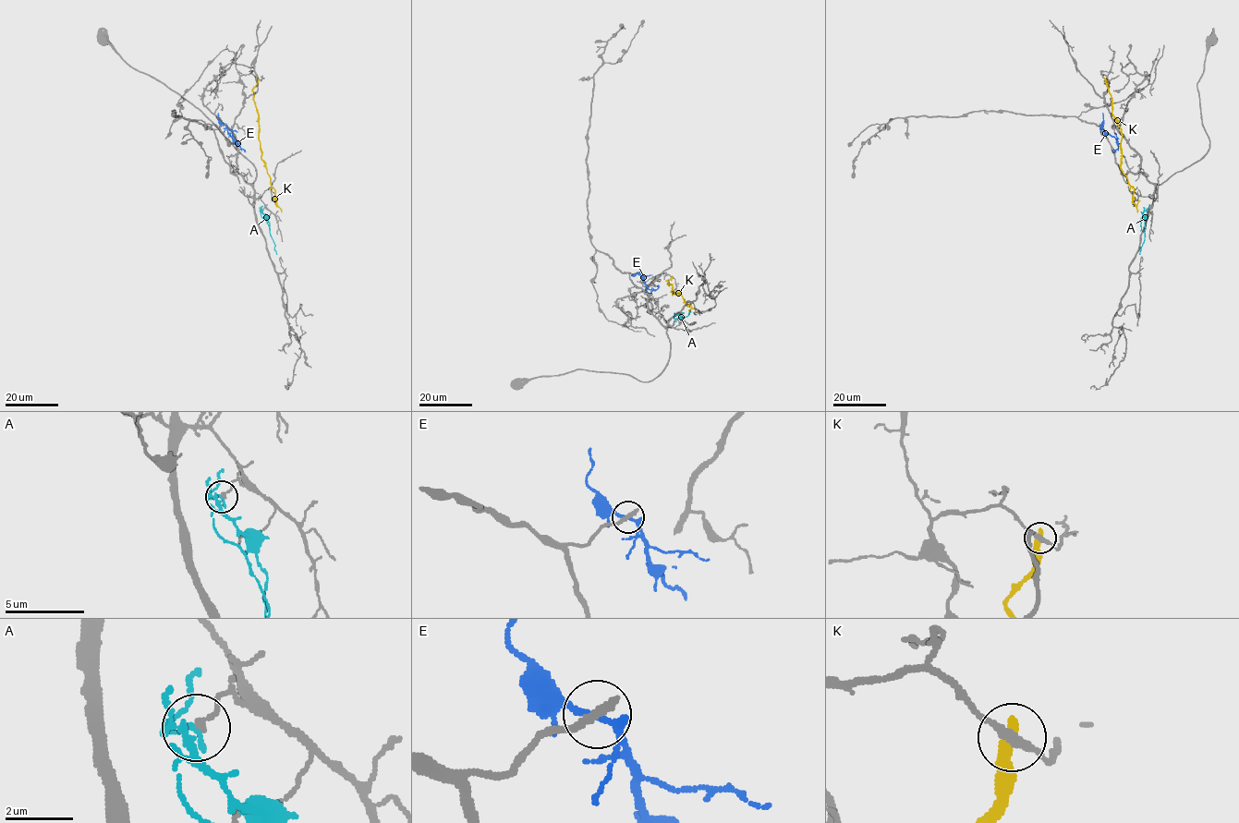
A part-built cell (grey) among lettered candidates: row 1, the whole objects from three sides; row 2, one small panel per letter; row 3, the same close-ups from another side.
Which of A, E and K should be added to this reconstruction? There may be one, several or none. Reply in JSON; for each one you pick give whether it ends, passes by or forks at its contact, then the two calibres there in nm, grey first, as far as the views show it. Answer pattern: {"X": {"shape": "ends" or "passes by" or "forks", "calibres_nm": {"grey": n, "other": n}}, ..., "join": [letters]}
{"join": []}

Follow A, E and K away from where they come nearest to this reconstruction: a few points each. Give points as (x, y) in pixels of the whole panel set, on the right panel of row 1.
A: (1147, 211), (1142, 216), (1145, 240), (1139, 254)
E: (1100, 125), (1117, 141), (1117, 149), (1112, 151)
K: (1105, 79), (1112, 115), (1121, 128), (1121, 167), (1134, 188), (1133, 202), (1137, 212)

